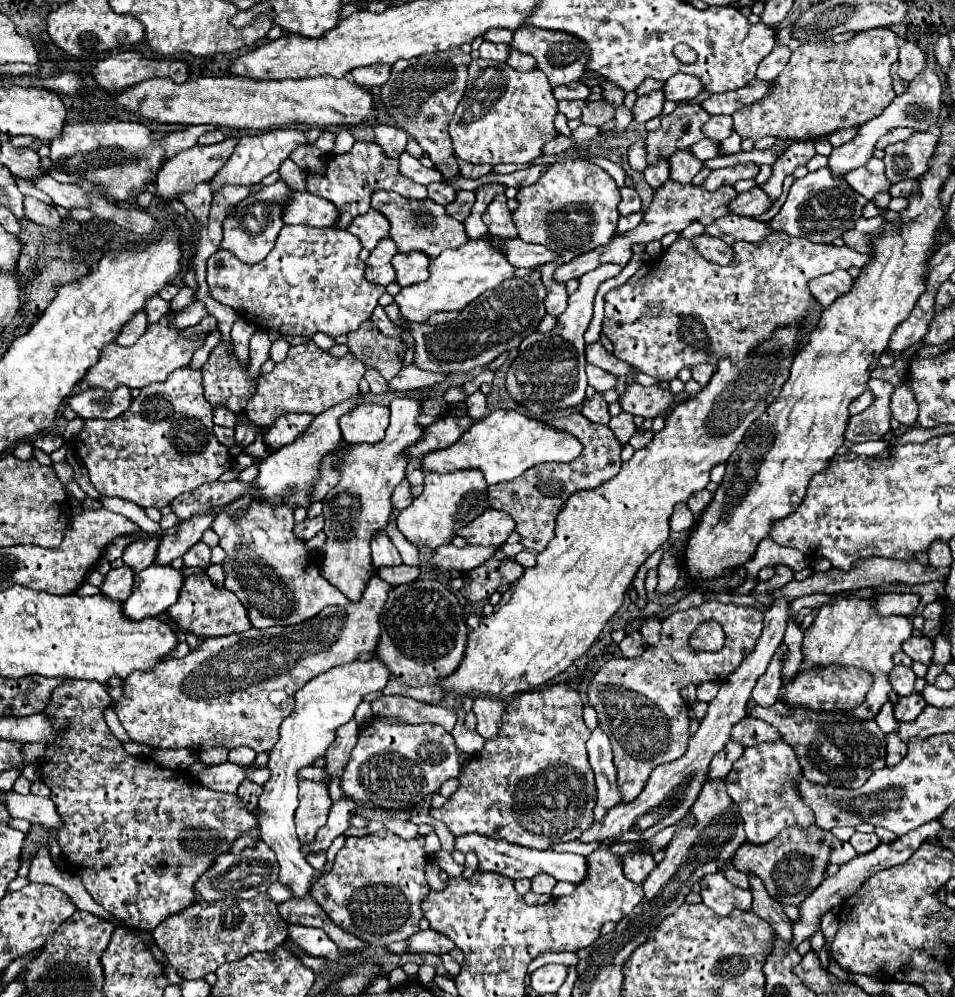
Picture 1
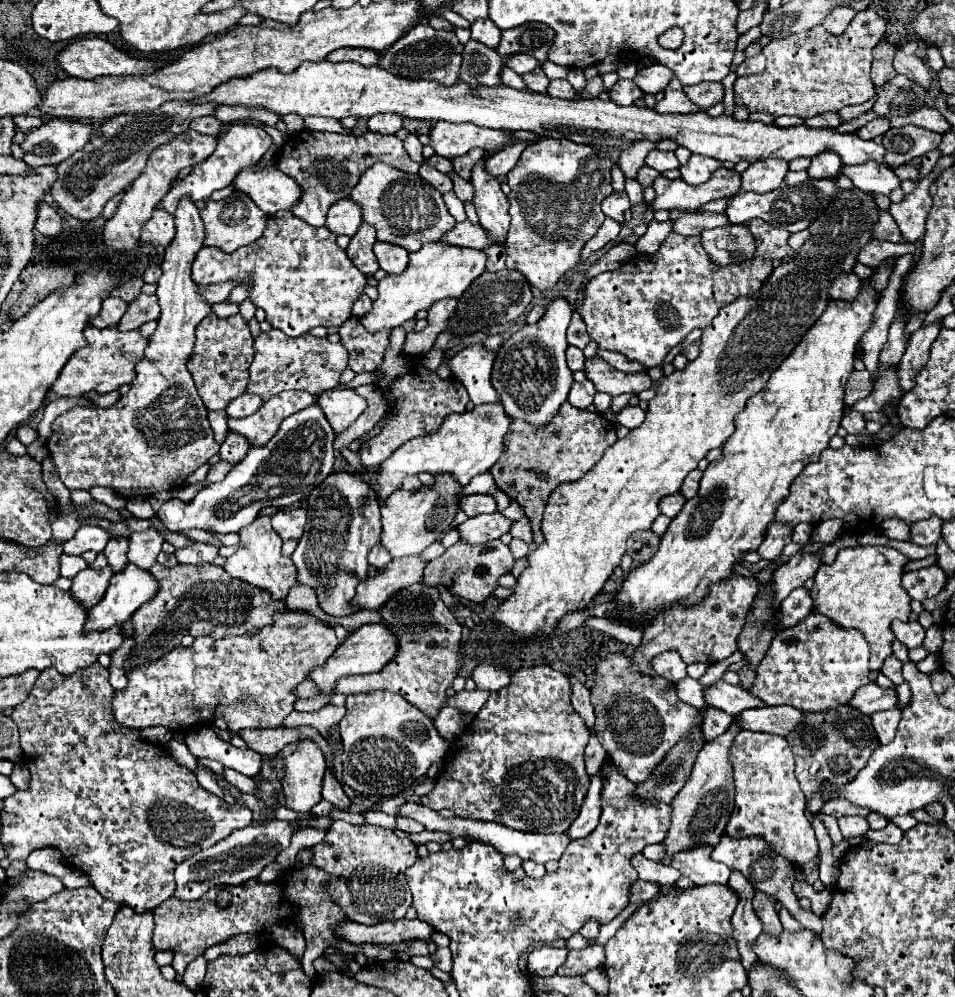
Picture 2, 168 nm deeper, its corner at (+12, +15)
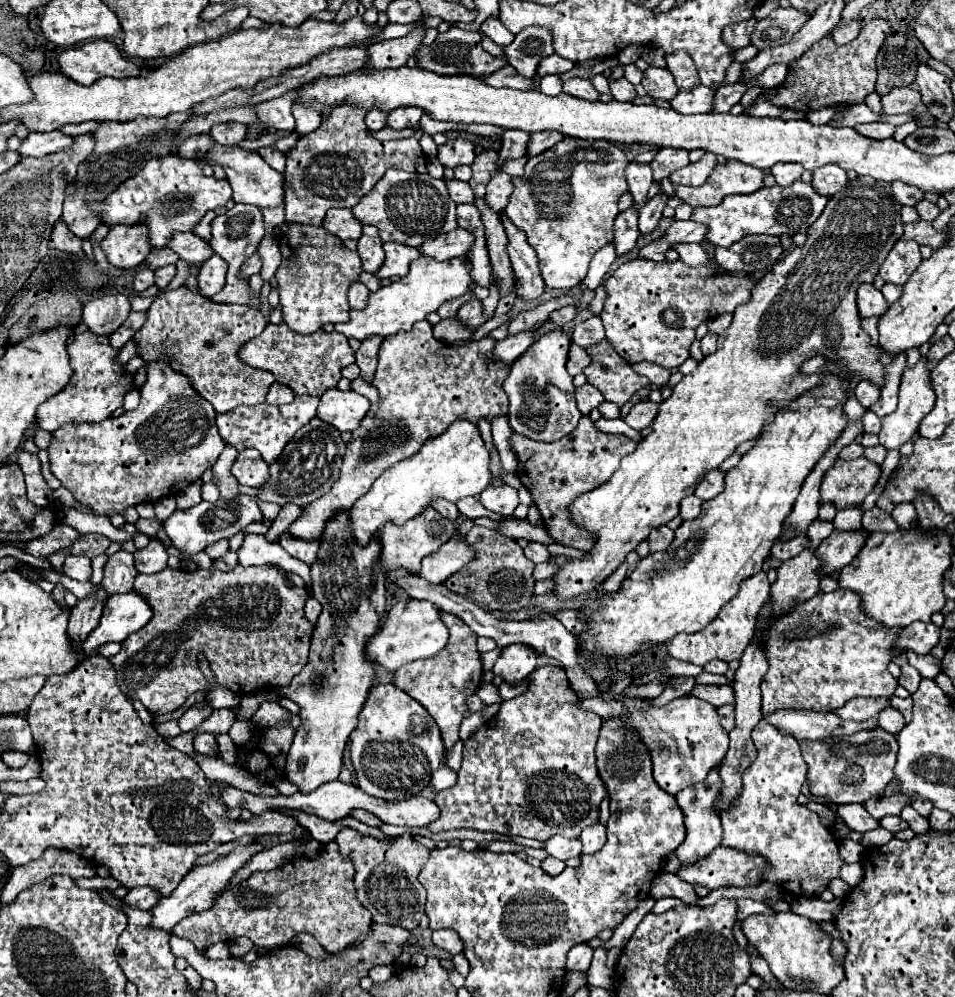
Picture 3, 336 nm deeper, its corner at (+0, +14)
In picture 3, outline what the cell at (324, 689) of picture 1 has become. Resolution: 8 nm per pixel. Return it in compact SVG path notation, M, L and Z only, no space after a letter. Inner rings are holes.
M400 601L396 603L384 621L384 625L366 641L364 657L368 663L382 665L384 669L396 671L402 665L414 663L418 659L434 657L444 649L448 641L448 629L442 625L438 617L438 607L430 601Z

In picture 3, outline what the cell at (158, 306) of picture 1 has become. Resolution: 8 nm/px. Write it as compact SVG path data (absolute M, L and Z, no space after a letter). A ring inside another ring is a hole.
M142 269L142 271L134 277L134 293L146 291L152 283L154 283L154 271L152 271L152 269Z

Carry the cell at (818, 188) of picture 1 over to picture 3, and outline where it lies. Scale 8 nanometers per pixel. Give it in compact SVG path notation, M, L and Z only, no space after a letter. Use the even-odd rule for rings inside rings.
M796 181L790 187L762 187L750 195L728 195L718 207L696 207L692 219L710 227L706 241L720 247L730 247L746 235L782 235L782 233L806 233L810 225L820 217L828 203L826 195L820 195L810 183Z

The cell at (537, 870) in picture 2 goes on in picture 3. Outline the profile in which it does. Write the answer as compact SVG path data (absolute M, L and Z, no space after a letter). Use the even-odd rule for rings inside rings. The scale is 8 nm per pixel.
M546 857L544 861L542 861L542 869L548 873L548 875L558 875L558 873L562 873L564 871L564 861L558 861L558 859L554 859L554 857Z

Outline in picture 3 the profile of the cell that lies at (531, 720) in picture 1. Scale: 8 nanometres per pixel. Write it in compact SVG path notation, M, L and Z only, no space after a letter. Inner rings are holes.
M546 665L546 667L540 667L540 669L534 669L534 673L528 675L528 689L526 693L510 699L510 701L502 701L502 707L498 711L496 717L492 717L490 721L486 721L470 739L464 741L464 759L462 759L462 767L458 771L458 781L454 787L450 789L444 789L444 791L438 791L436 793L436 805L440 807L442 815L430 823L426 829L432 831L432 833L440 833L440 831L448 831L448 829L460 829L460 827L466 827L466 829L478 829L478 831L494 831L494 833L504 833L504 835L522 835L522 837L530 837L530 839L538 839L538 841L544 841L544 839L550 839L552 835L564 835L568 839L576 839L580 837L582 829L588 827L588 825L594 825L598 821L598 811L600 811L600 801L604 799L606 795L606 789L604 789L604 783L598 775L598 769L596 769L596 755L594 755L594 747L596 747L596 739L598 739L598 733L600 733L600 717L592 711L584 711L580 707L580 699L576 697L576 693L570 689L568 685L568 677L566 677L566 671L562 667L552 667L552 665Z

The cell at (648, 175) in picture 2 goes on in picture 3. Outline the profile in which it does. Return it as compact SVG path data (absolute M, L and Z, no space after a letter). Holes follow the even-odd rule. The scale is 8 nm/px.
M660 189L642 209L640 209L640 233L650 233L660 217L662 217L662 209L666 207L666 201L668 201L668 195Z

